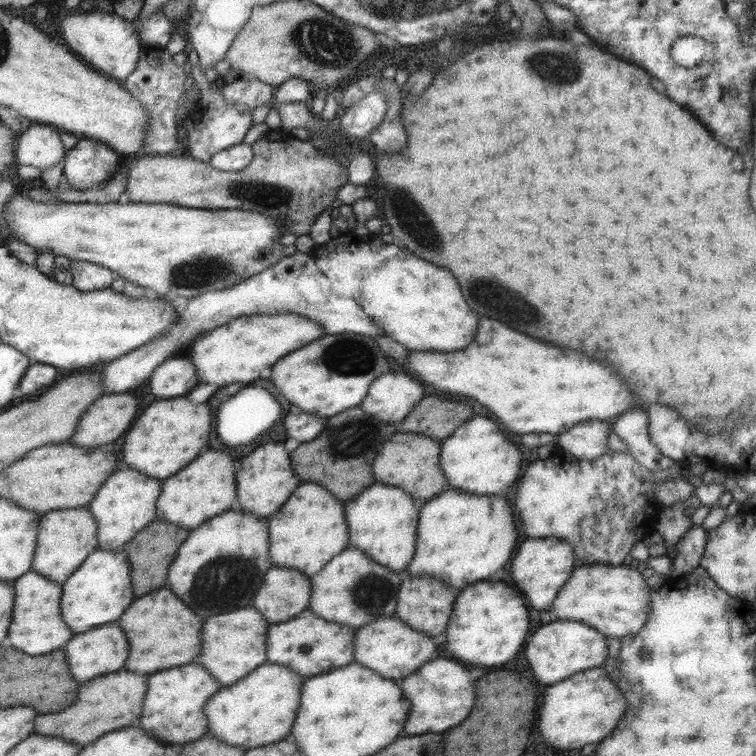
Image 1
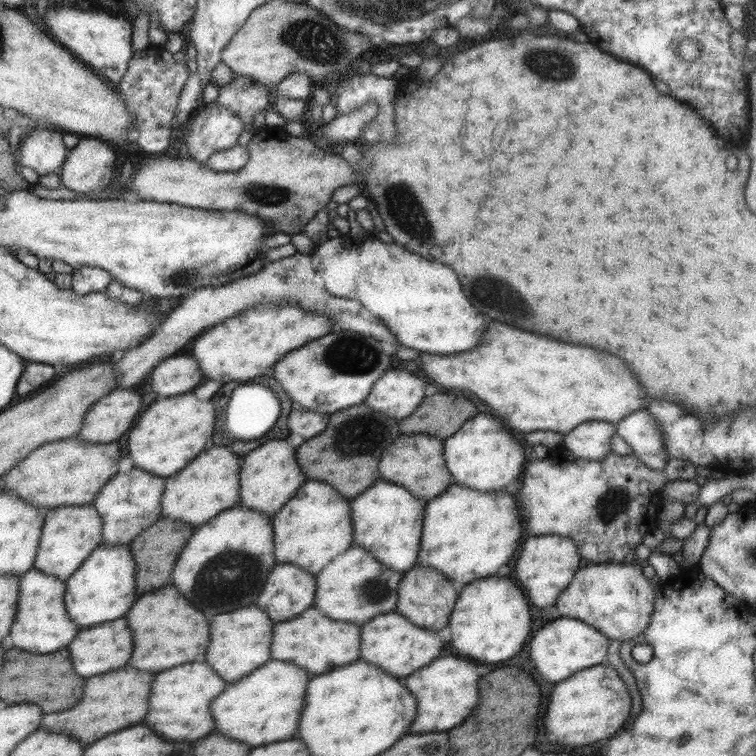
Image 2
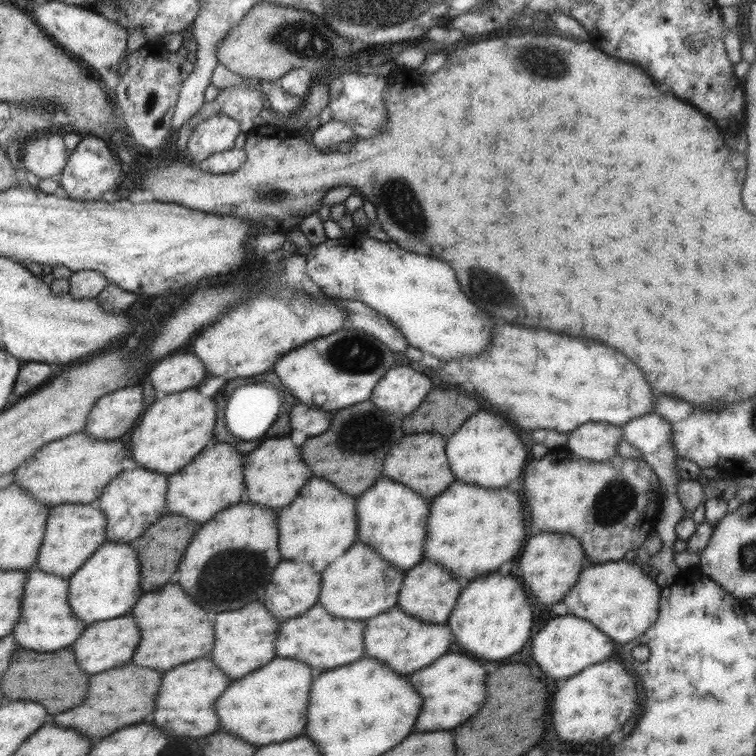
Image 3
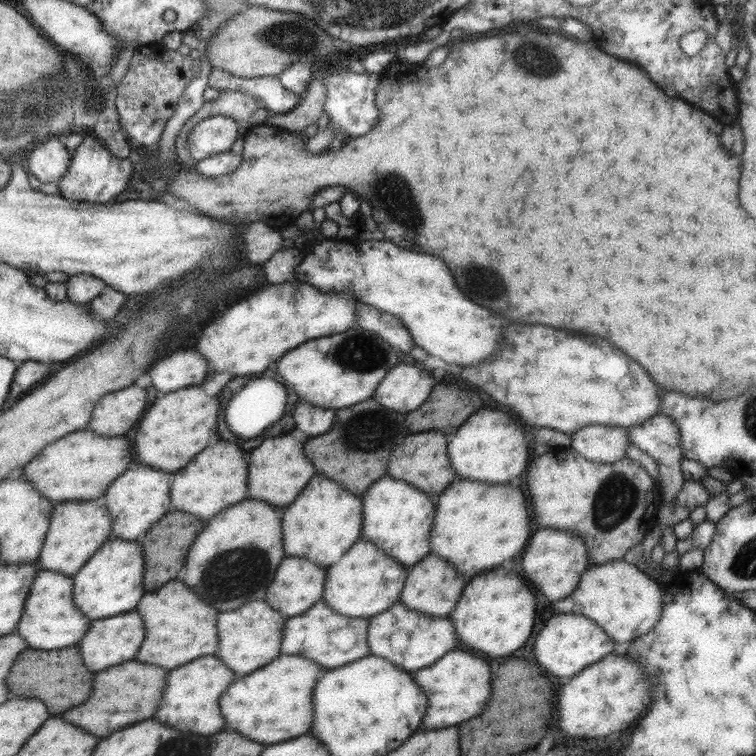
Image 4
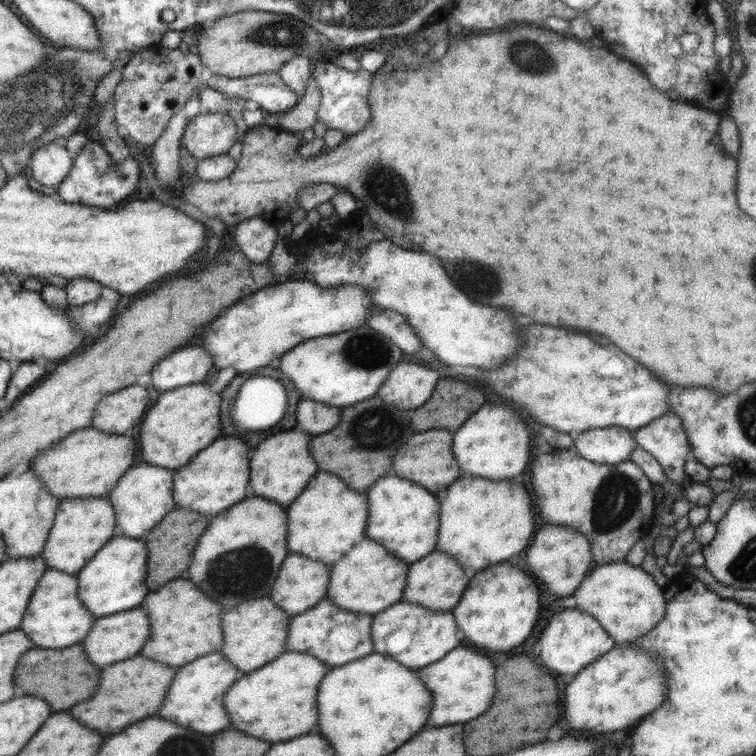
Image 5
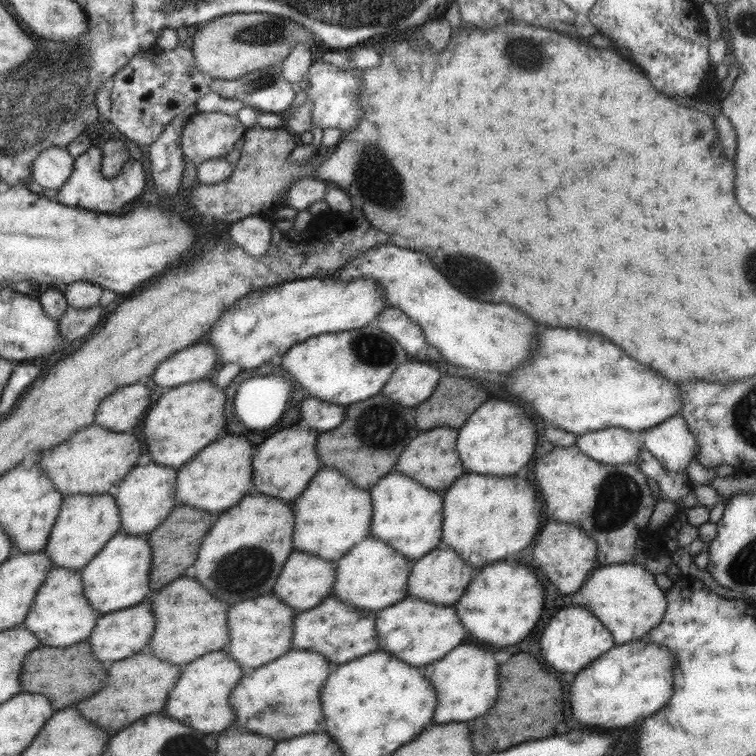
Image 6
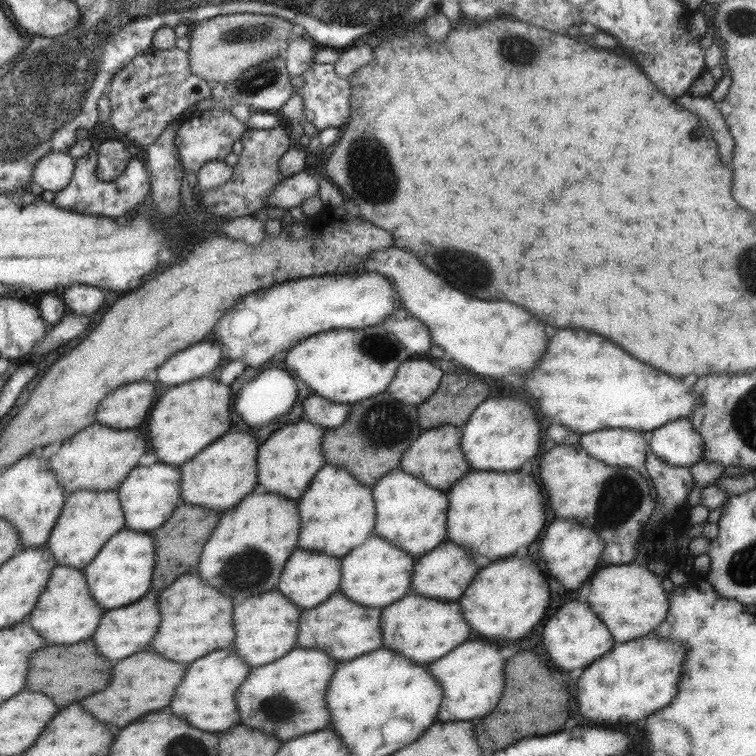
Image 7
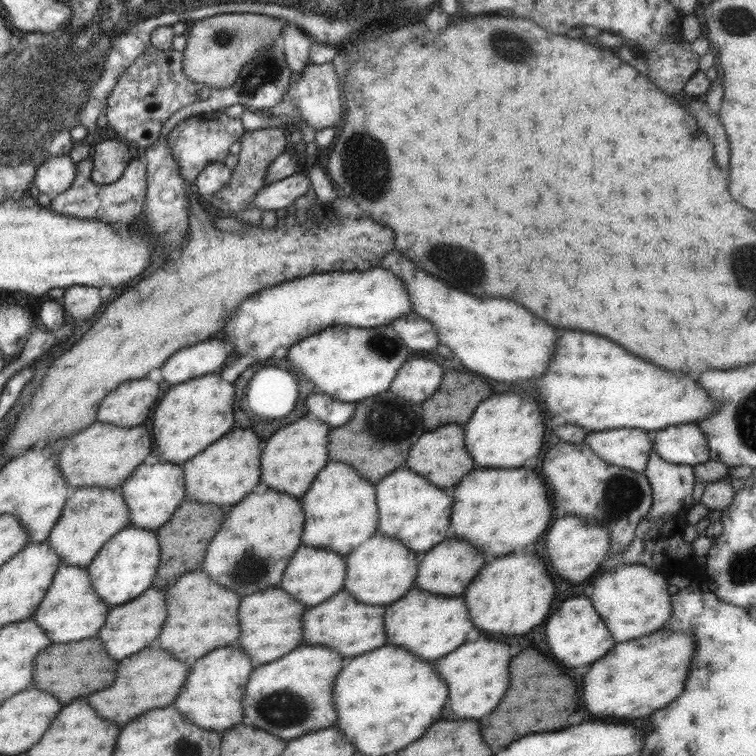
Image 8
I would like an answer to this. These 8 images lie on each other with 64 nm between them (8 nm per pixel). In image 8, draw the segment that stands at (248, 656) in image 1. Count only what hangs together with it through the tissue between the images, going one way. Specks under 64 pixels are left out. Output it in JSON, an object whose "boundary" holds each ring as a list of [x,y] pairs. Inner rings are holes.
{"boundary":[[[265,588],[241,600],[239,604],[241,644],[239,646],[251,659],[251,666],[255,668],[273,662],[303,644],[301,616],[306,609],[306,606],[279,588]]]}

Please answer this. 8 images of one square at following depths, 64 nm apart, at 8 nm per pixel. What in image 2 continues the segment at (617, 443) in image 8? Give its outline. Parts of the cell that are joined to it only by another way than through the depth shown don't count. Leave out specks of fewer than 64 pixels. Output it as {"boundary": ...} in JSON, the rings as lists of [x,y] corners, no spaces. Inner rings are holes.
{"boundary":[[[586,421],[564,434],[563,446],[576,458],[601,461],[612,453],[611,437],[616,434],[613,424],[603,421]]]}

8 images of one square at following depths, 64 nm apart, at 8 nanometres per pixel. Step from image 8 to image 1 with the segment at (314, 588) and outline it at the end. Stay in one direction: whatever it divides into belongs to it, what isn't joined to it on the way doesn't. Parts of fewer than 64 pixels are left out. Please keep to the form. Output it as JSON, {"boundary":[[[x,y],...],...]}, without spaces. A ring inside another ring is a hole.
{"boundary":[[[271,565],[253,598],[255,607],[268,624],[291,620],[308,608],[311,594],[310,577],[300,570]]]}

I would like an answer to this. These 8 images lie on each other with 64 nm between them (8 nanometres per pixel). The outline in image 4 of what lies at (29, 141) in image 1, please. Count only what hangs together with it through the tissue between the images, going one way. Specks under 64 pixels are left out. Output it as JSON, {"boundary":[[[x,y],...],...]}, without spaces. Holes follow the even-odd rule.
{"boundary":[[[51,136],[27,151],[24,158],[25,170],[40,183],[57,183],[68,169],[71,155],[60,136]]]}

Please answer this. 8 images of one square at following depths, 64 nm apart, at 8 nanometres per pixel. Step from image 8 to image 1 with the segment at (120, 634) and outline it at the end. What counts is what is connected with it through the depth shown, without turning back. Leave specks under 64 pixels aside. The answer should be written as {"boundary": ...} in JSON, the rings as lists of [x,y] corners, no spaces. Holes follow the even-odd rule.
{"boundary":[[[119,621],[108,622],[107,624],[89,629],[83,634],[75,634],[67,644],[65,644],[65,654],[67,654],[67,664],[69,664],[69,674],[77,682],[91,680],[101,674],[109,674],[119,670],[125,664],[129,652],[127,638],[119,626]]]}

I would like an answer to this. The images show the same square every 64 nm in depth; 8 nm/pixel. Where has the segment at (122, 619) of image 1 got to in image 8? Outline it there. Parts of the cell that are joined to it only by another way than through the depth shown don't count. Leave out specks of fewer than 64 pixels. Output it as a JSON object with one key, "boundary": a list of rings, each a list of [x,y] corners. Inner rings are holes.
{"boundary":[[[201,568],[182,574],[169,588],[164,590],[167,618],[158,634],[157,642],[163,650],[169,650],[177,660],[201,658],[209,650],[219,646],[229,646],[237,642],[241,630],[237,620],[239,596],[231,590],[225,590]]]}

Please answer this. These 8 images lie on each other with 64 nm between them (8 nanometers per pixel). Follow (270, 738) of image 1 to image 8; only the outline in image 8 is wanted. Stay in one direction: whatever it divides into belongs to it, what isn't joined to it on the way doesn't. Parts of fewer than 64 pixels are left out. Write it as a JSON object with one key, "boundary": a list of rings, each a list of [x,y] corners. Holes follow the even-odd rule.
{"boundary":[[[301,644],[281,658],[255,667],[249,673],[245,696],[241,698],[243,724],[253,724],[285,740],[331,726],[337,718],[333,708],[333,680],[341,670],[341,660],[343,656],[328,646]]]}

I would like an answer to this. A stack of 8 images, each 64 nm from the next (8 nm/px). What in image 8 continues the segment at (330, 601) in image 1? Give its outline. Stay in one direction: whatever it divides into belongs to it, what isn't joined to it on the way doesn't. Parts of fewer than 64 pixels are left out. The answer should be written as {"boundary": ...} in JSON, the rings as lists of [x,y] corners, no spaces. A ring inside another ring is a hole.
{"boundary":[[[376,532],[346,556],[343,589],[359,602],[387,606],[413,586],[419,561],[420,554],[408,549],[400,540]]]}

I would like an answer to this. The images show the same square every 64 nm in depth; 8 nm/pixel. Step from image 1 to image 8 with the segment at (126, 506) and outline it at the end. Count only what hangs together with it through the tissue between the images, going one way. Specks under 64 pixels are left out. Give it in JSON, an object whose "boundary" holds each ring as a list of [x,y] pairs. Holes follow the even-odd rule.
{"boundary":[[[161,461],[151,466],[142,463],[137,466],[119,488],[130,510],[130,524],[154,531],[166,524],[181,501],[186,499],[183,475],[183,470],[169,461]]]}

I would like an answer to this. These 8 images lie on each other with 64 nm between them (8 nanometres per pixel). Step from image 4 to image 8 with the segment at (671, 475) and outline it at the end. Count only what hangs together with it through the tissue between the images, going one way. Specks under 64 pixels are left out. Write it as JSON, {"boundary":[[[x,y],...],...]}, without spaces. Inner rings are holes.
{"boundary":[[[685,423],[652,433],[653,451],[671,464],[695,466],[710,460],[705,436],[695,423]]]}

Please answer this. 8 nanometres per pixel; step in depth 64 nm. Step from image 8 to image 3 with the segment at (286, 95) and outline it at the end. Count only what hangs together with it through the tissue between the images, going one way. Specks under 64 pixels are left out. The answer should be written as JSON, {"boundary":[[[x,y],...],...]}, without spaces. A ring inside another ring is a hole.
{"boundary":[[[345,72],[337,78],[329,80],[328,102],[326,107],[330,110],[333,120],[340,120],[350,124],[356,138],[367,138],[380,133],[385,124],[385,108],[383,108],[381,92],[385,88],[385,78],[372,72],[359,74]]]}

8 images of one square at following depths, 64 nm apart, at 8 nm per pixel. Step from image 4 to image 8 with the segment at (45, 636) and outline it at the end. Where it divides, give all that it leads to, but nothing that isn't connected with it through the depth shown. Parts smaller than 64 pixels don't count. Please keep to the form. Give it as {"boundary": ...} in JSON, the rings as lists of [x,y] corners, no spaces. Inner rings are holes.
{"boundary":[[[61,564],[53,575],[47,592],[32,614],[32,619],[45,630],[53,642],[75,642],[99,632],[112,606],[104,603],[93,590],[86,567]]]}

